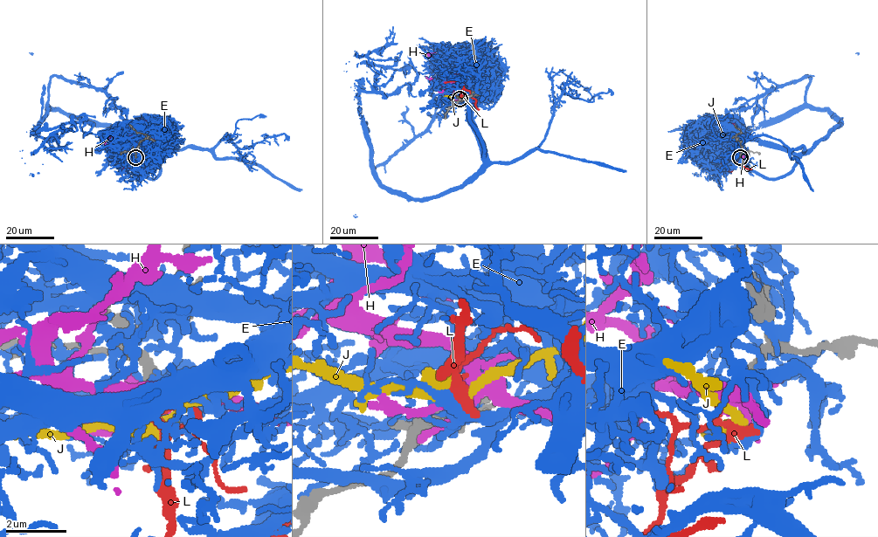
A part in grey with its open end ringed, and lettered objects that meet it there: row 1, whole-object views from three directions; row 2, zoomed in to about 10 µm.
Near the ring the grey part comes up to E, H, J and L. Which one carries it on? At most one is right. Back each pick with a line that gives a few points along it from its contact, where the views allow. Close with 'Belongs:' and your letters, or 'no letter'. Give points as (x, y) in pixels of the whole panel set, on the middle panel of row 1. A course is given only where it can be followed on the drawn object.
L: Its course: (460, 99), (461, 91), (468, 90), (479, 110)
Belongs: L

